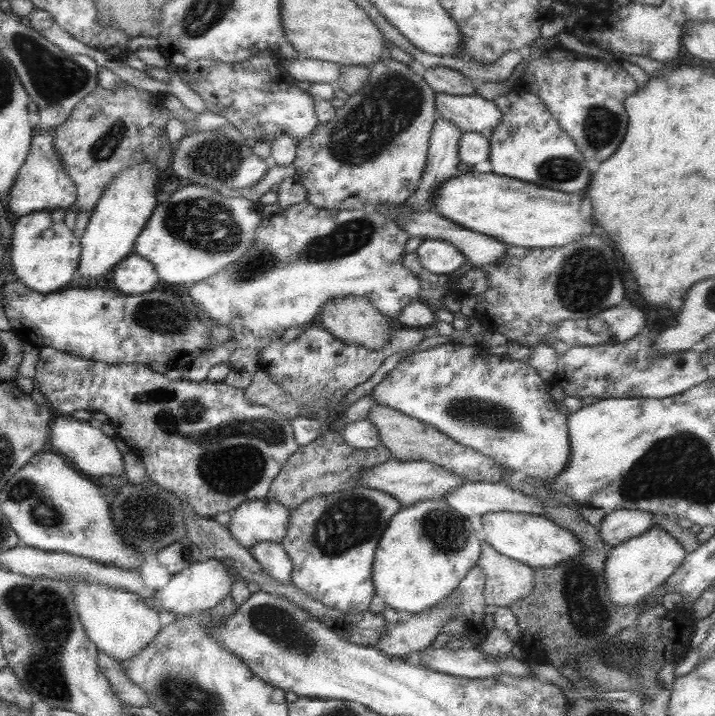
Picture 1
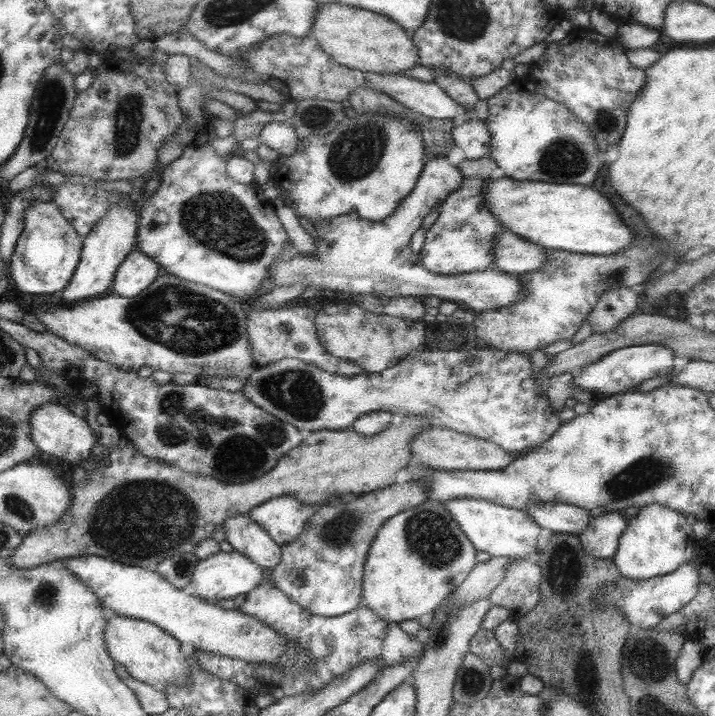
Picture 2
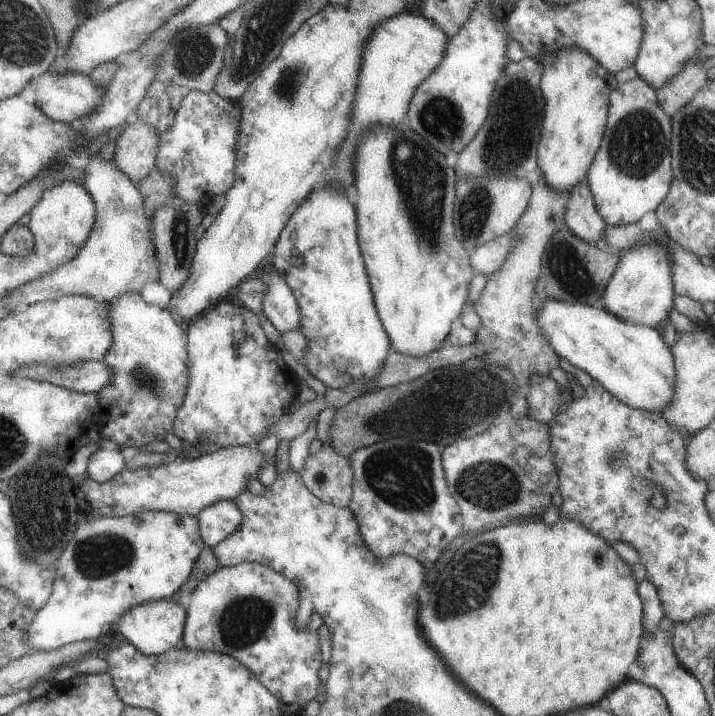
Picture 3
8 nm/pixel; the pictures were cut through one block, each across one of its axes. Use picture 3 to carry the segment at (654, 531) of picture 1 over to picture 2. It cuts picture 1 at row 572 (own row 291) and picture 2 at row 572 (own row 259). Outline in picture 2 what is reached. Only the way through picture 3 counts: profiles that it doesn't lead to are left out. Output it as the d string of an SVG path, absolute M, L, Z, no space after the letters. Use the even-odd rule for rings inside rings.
M657 504L646 505L639 509L636 517L628 518L613 563L621 576L630 580L648 580L670 574L678 566L691 562L697 539L693 531L686 516L676 510Z

